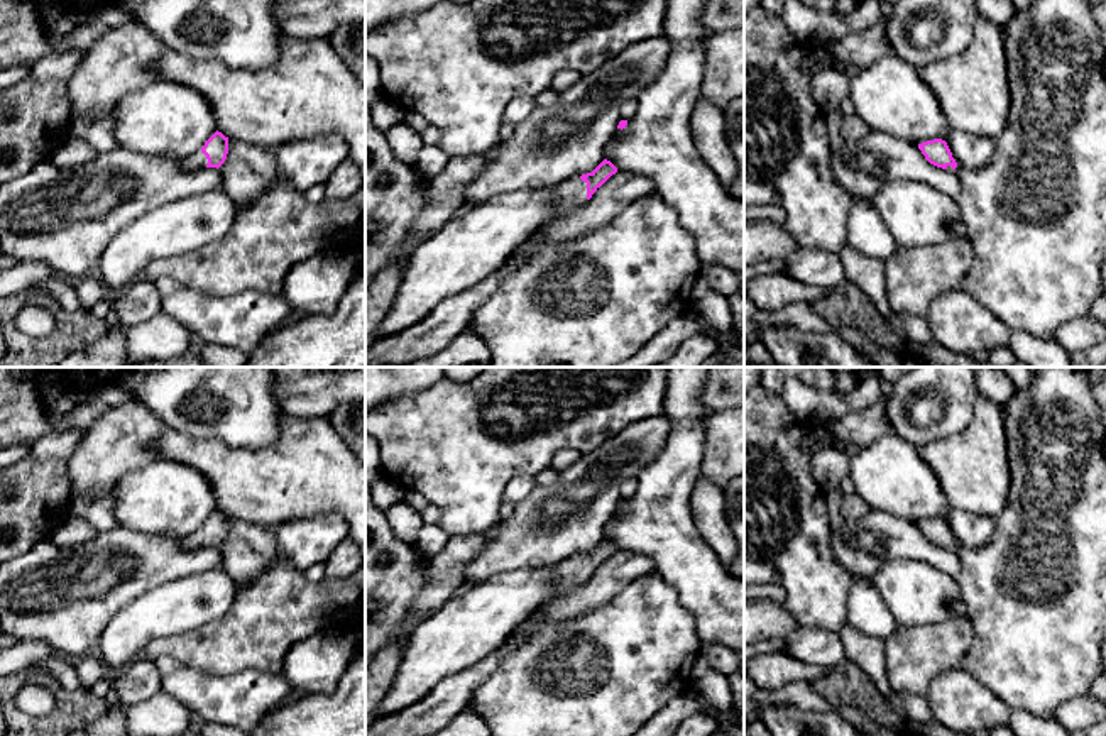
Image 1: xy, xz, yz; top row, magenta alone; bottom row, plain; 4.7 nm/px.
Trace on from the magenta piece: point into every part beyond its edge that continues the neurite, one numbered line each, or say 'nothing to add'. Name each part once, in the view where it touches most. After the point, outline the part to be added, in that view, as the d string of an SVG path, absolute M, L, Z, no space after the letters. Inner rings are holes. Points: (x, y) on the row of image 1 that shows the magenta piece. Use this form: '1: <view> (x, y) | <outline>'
1: xz (569, 197) | M580 176L561 183L560 186L555 188L553 211L539 228L543 228L553 218L558 218L560 215L577 211L585 205L585 201L587 201L587 183L582 181Z

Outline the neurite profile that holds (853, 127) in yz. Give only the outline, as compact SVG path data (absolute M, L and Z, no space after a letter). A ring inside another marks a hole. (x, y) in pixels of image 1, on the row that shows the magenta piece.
M857 115L842 117L840 129L846 140L862 139L869 132L868 125Z

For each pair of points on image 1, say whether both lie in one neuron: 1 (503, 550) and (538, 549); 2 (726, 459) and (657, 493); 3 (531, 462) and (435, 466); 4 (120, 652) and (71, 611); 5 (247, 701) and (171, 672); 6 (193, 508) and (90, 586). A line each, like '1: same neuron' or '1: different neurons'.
1: same neuron
2: different neurons
3: same neuron
4: different neurons
5: same neuron
6: different neurons

